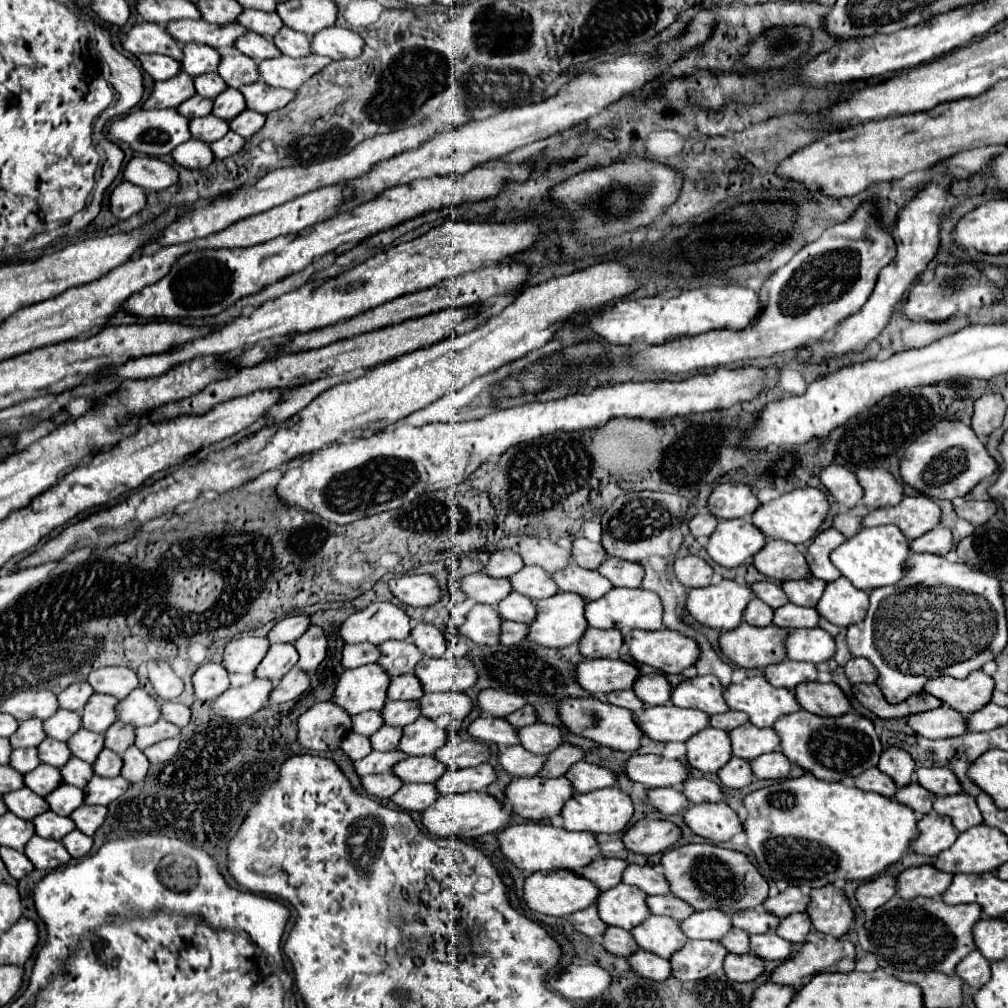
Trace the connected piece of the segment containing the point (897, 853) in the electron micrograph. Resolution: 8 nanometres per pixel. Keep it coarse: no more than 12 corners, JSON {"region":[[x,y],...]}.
{"region":[[811,773],[743,799],[773,881],[867,881],[915,811]]}

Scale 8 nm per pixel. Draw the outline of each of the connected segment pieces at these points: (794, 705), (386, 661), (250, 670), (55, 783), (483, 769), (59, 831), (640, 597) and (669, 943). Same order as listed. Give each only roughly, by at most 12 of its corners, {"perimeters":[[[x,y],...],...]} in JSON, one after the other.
{"perimeters":[[[763,675],[729,685],[731,709],[757,727],[801,709],[791,689],[773,687]],[[411,639],[385,641],[379,663],[391,677],[413,671],[423,653]],[[265,637],[227,643],[223,665],[229,673],[253,675],[267,655]],[[41,763],[25,785],[43,797],[63,783],[59,769]],[[483,763],[447,771],[437,789],[441,795],[483,791],[497,771]],[[53,811],[35,817],[37,835],[61,841],[75,829],[71,817]],[[611,589],[589,601],[597,629],[657,631],[663,603],[647,589]],[[649,915],[631,935],[669,959],[687,943],[679,921]]]}

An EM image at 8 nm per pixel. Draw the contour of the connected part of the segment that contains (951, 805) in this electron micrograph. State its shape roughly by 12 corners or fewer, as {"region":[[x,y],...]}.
{"region":[[937,797],[933,809],[951,817],[957,831],[983,823],[975,797]]}

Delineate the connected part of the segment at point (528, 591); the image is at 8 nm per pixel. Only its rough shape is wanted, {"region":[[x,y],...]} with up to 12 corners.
{"region":[[523,567],[509,577],[513,591],[533,601],[559,593],[541,567]]}

